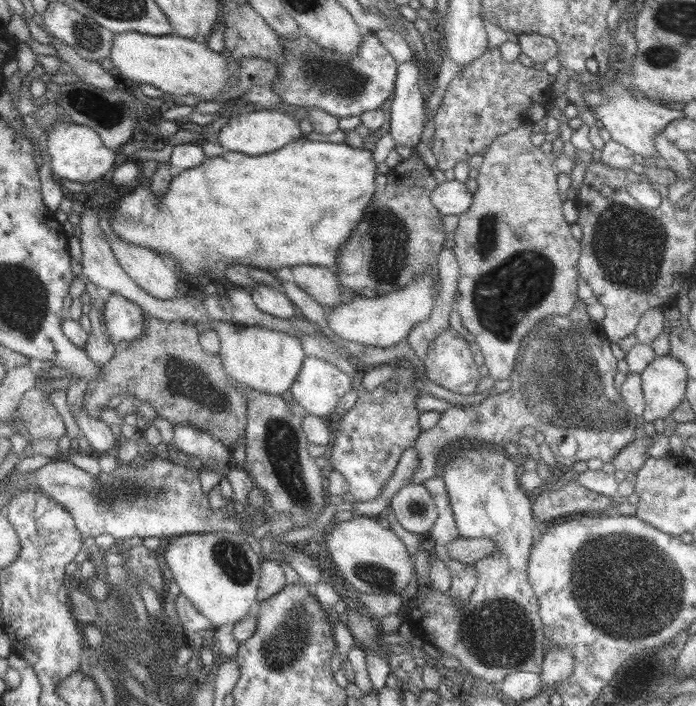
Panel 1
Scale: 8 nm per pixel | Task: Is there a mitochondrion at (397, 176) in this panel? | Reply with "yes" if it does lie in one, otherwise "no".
no

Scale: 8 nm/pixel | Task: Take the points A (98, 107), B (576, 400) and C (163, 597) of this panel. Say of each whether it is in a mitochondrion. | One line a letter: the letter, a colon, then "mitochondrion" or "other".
A: mitochondrion
B: mitochondrion
C: other

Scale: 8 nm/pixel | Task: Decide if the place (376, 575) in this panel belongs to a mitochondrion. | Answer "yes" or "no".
yes

